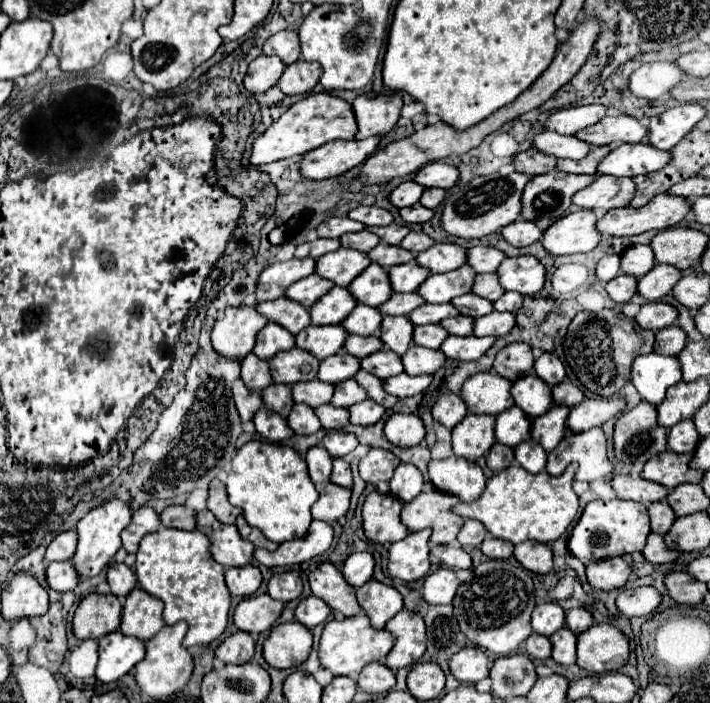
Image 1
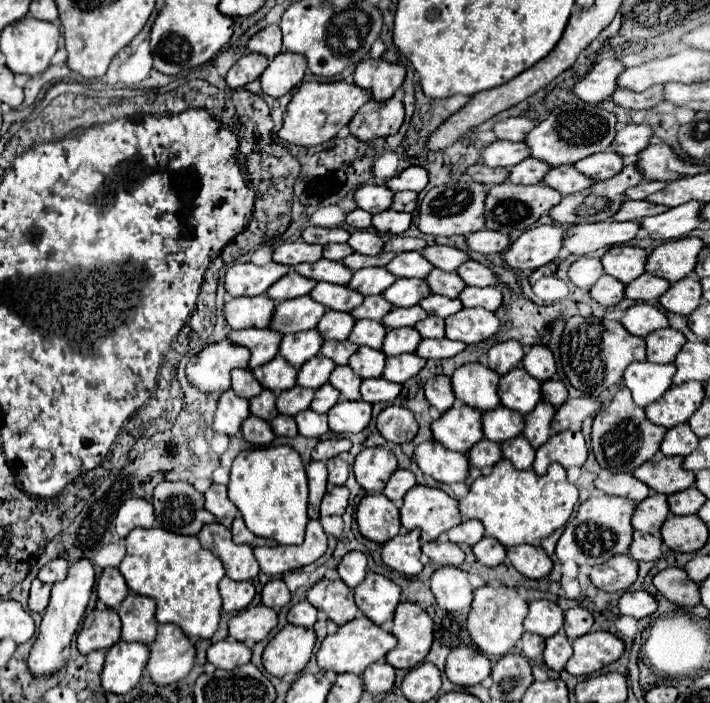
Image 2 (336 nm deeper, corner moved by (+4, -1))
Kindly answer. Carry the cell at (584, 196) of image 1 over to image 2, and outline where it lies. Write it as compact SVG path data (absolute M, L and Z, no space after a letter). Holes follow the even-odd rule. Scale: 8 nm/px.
M558 166L546 172L546 176L542 178L542 184L548 188L554 188L562 196L568 196L590 188L592 180L588 176L582 176L574 166Z

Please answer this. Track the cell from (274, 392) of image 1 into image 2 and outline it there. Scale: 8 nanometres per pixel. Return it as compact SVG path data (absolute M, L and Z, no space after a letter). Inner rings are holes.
M262 390L256 398L250 398L250 414L266 420L266 422L272 422L274 416L278 416L276 412L276 396L274 392L270 390Z

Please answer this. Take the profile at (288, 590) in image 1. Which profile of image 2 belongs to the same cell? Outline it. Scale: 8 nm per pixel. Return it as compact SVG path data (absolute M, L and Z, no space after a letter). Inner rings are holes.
M270 580L262 590L262 604L270 608L282 608L290 602L290 590L284 580Z

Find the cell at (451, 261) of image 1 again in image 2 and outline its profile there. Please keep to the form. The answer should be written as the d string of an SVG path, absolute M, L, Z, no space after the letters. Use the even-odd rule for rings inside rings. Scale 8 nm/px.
M404 252L396 254L394 260L386 264L386 270L396 278L422 278L428 276L432 266L426 258L422 258L420 252Z

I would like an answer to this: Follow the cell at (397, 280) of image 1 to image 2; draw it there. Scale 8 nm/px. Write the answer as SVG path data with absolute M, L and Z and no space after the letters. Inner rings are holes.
M362 268L354 272L352 280L348 282L348 288L360 292L362 296L372 296L382 294L394 282L396 276L392 276L386 268Z

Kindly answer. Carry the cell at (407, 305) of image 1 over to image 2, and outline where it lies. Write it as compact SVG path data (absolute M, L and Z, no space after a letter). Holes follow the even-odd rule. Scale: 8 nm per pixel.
M366 296L364 302L354 308L350 314L356 318L356 320L362 320L362 318L370 318L370 320L382 320L384 314L388 314L392 310L392 304L388 300L384 300L382 296Z

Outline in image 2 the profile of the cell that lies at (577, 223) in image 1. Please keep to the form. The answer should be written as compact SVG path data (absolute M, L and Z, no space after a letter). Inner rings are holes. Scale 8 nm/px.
M548 224L526 230L504 252L504 264L512 270L536 270L554 258L562 248L564 228L560 224Z

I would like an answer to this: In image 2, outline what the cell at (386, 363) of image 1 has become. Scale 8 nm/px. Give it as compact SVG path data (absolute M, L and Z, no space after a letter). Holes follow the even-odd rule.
M360 346L354 356L350 356L348 366L360 376L360 378L380 378L384 370L386 356L380 350L372 350L366 346Z

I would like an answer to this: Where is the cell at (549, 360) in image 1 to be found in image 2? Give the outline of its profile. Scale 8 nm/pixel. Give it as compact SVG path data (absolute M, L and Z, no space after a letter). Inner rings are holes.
M536 344L534 348L530 348L530 352L524 356L524 370L540 382L550 380L552 374L556 372L552 350L546 348L544 344Z

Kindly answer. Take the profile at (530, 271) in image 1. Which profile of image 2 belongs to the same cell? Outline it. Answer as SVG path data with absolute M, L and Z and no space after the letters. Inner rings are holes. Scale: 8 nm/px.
M468 260L466 264L462 264L462 268L458 268L456 274L464 280L466 286L496 286L498 284L492 270L474 260Z

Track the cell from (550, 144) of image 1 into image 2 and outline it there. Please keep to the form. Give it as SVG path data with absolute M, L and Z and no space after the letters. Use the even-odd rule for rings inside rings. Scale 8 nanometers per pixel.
M496 140L480 152L480 162L490 168L512 168L528 156L530 156L530 152L524 142Z

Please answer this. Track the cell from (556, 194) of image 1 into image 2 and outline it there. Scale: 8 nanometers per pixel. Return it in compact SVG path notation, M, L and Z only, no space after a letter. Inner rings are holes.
M510 182L496 184L486 194L486 212L484 212L486 228L502 234L510 234L514 230L528 230L528 226L532 226L540 216L548 214L550 208L556 206L560 200L562 196L556 190L542 184L534 186L516 186Z

